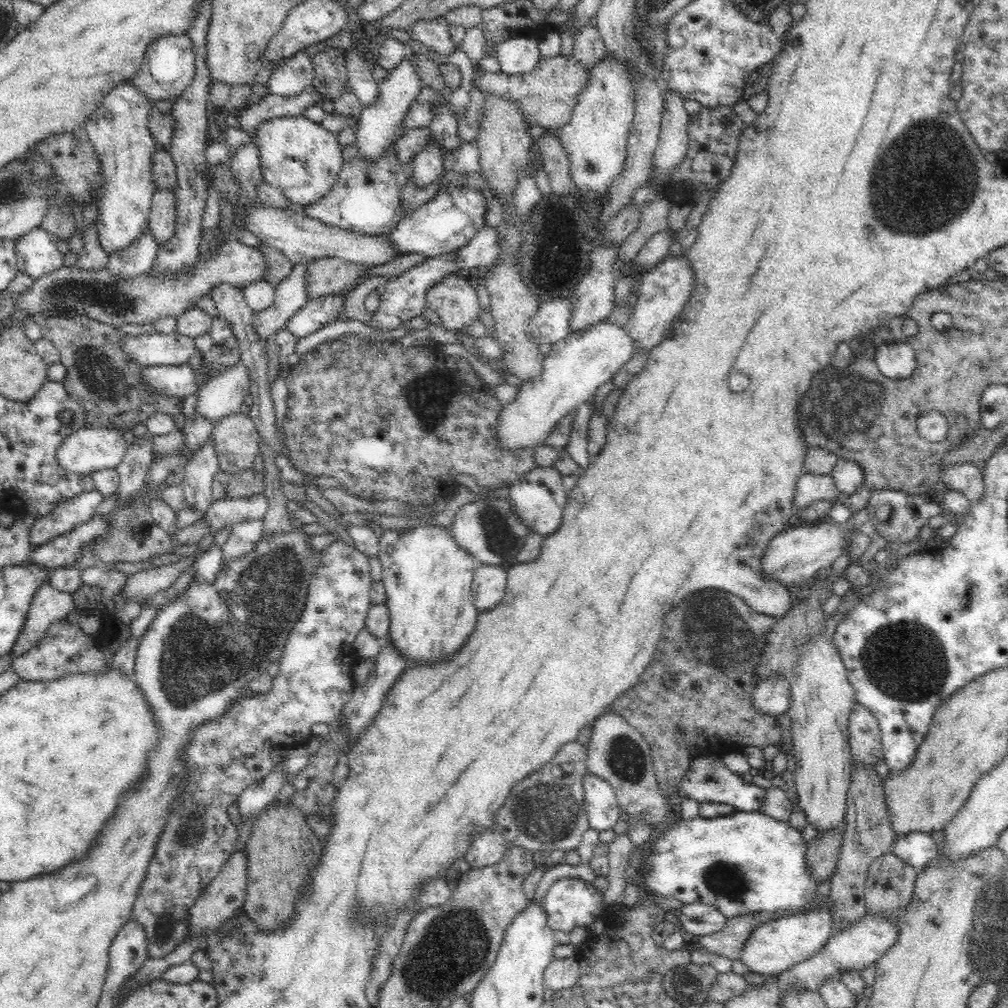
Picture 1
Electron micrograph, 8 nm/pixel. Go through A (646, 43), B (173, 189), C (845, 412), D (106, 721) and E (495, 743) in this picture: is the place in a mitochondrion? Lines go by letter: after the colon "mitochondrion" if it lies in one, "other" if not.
A: mitochondrion
B: other
C: mitochondrion
D: other
E: other

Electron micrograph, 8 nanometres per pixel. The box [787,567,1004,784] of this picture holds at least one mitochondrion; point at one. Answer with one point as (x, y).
(905, 661)

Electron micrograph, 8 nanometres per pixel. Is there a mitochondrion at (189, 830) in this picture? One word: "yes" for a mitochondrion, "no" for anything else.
yes

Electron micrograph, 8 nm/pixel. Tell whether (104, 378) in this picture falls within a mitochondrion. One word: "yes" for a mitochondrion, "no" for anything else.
yes

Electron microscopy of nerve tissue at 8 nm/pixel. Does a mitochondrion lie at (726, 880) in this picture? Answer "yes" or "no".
yes

